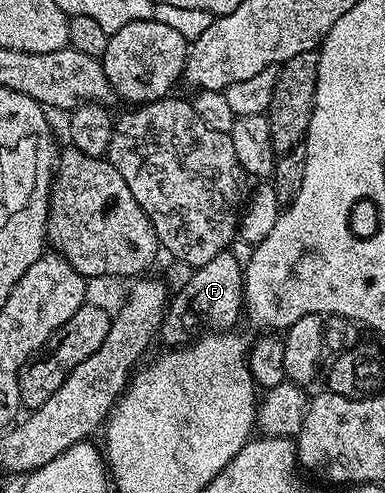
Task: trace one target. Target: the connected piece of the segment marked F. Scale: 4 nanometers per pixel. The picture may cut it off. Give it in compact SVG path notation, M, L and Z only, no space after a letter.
M226 251L215 255L215 259L208 260L202 266L194 268L189 274L189 282L178 293L172 294L165 311L165 318L161 324L160 340L166 341L166 346L180 347L188 345L194 340L197 329L197 317L210 317L216 328L229 331L243 313L243 286L245 275L242 258L237 258L233 251Z

